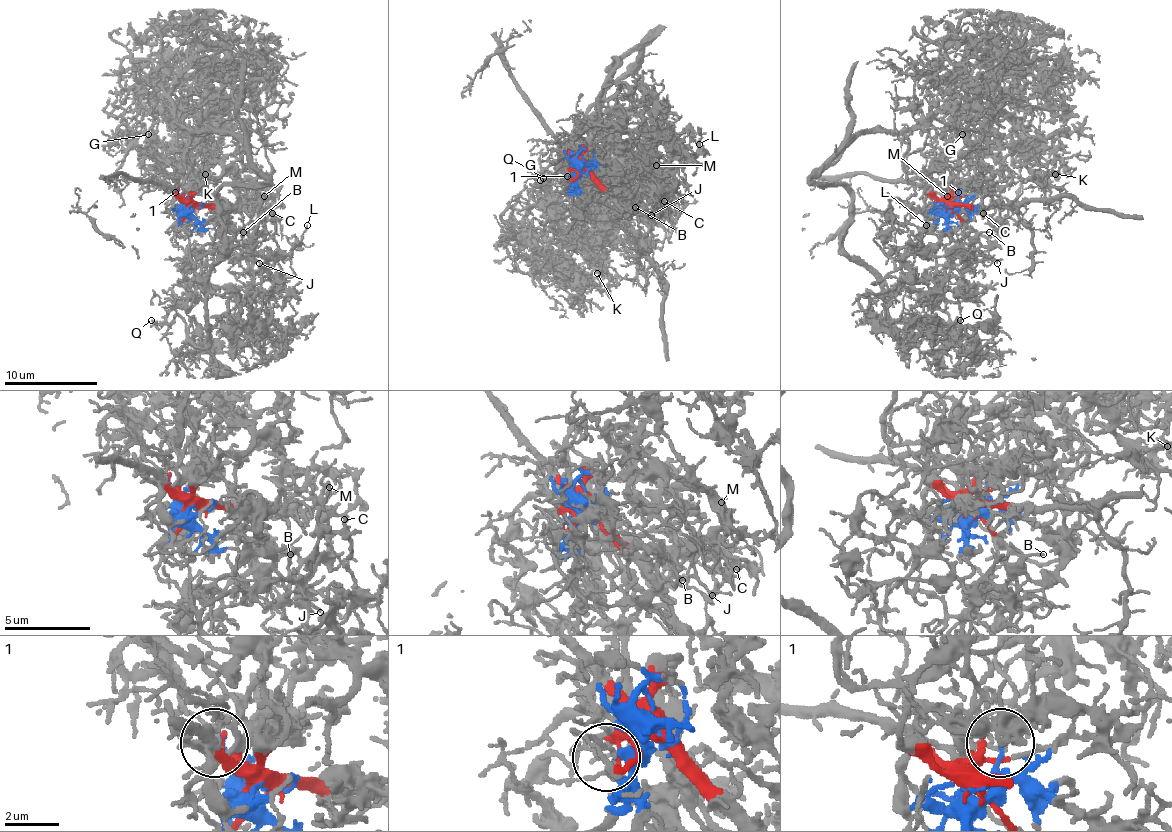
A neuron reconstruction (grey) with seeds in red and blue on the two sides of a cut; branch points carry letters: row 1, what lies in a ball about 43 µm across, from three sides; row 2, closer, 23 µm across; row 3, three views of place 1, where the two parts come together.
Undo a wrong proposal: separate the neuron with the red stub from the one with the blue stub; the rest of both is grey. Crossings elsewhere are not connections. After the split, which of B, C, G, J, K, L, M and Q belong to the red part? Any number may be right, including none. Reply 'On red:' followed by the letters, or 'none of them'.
On red: none of them

